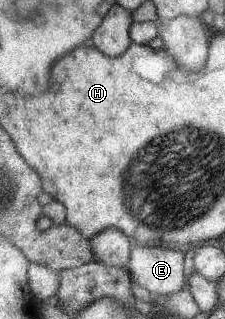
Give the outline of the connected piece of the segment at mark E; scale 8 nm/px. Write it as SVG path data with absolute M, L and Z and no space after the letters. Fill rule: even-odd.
M135 243L126 268L131 272L133 280L147 289L152 297L166 298L181 291L186 284L184 252L180 250Z

